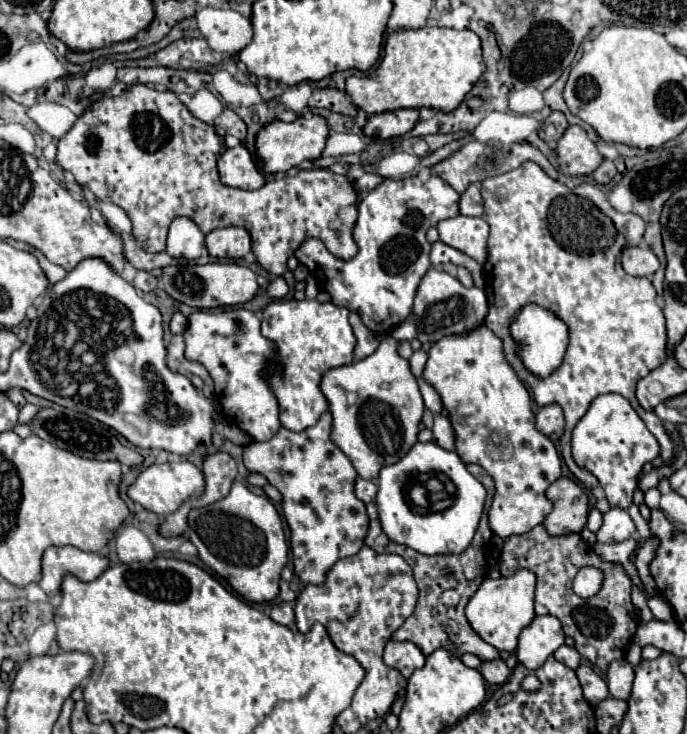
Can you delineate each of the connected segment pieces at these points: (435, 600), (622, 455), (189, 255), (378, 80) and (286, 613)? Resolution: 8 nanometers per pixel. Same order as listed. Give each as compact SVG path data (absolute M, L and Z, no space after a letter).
M467 464L467 470L485 486L487 490L487 504L485 504L485 514L481 516L477 534L473 538L473 542L469 544L469 548L461 554L437 554L437 556L425 556L421 554L421 560L415 560L419 552L415 552L409 546L401 546L391 542L383 530L381 524L377 520L369 522L369 532L365 536L365 546L377 550L377 552L387 552L387 554L399 554L405 558L405 562L413 568L413 576L417 580L419 586L419 600L415 606L415 612L403 622L403 626L391 636L391 640L409 640L413 644L417 644L421 648L421 652L427 656L431 652L435 652L437 648L449 648L461 656L465 652L475 654L479 660L487 662L487 660L497 660L499 658L499 650L487 642L483 642L479 638L479 634L467 624L465 618L465 606L469 602L469 598L477 592L477 588L481 586L481 582L487 576L487 560L485 560L485 550L489 548L489 540L493 536L489 522L487 522L487 510L491 504L491 498L495 494L495 484L491 480L491 476L477 464Z
M603 394L595 398L587 414L573 430L573 458L575 462L597 476L609 504L629 508L633 502L633 490L637 488L637 476L647 462L659 456L659 444L647 430L643 420L631 408L621 394Z
M175 218L175 222L169 228L169 242L167 242L167 254L173 258L185 258L195 260L201 256L205 244L205 234L191 222L189 218Z
M423 26L391 34L385 42L385 54L373 74L363 78L349 76L345 90L353 104L369 116L399 108L433 108L451 112L463 102L483 70L481 40L475 32Z
M281 602L281 604L275 604L273 610L271 610L271 618L279 624L285 624L285 626L293 626L295 618L293 618L293 608L291 604L287 602Z

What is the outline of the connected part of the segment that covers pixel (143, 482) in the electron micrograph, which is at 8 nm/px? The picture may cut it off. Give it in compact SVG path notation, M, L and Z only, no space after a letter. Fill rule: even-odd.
M187 460L183 462L167 462L167 464L153 464L149 468L145 468L139 478L133 482L133 486L129 486L129 498L133 502L139 502L143 508L159 514L159 516L167 516L171 512L175 512L187 498L191 498L195 494L195 498L199 498L205 490L205 480L203 474Z

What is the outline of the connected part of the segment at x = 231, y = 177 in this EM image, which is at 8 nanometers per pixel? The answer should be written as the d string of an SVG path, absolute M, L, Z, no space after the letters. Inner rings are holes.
M243 144L229 148L221 154L219 174L221 174L223 184L241 188L241 190L257 190L265 184L263 176L259 174L257 166L253 164L249 150Z

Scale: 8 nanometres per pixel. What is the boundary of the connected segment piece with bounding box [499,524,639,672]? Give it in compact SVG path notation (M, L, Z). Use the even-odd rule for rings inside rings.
M539 524L525 534L505 538L499 560L501 576L511 576L521 568L537 574L535 612L557 616L563 622L563 632L575 640L575 648L583 658L587 658L593 666L605 672L613 660L625 656L625 650L633 642L635 630L639 626L639 614L631 604L631 580L623 572L621 564L607 562L593 550L587 550L585 554L585 542L579 534L549 536L543 524ZM585 564L591 564L605 572L605 584L601 592L593 598L577 598L571 586L573 576Z

